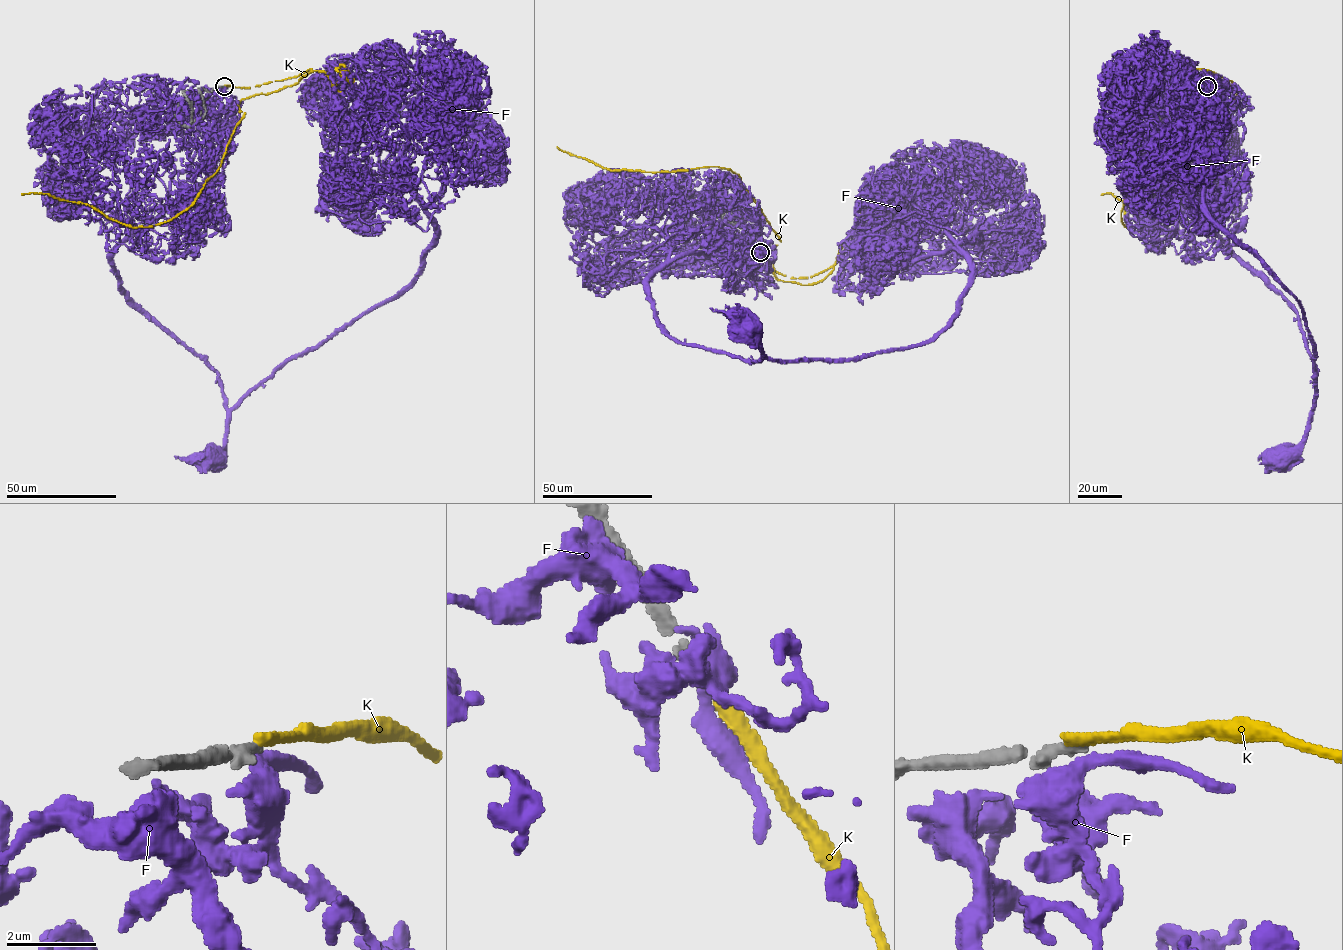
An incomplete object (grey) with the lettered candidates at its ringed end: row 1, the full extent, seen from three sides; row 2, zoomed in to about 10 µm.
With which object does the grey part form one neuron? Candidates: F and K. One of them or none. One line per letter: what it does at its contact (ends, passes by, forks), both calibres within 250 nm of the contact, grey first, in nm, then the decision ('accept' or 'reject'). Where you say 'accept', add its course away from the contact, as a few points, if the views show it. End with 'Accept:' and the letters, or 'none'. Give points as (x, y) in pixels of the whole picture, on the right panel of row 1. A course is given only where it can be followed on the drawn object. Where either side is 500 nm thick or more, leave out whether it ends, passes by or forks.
F: it passes by; calibres 320 and 400 nm; reject
K: it ends; calibres 320 and 320 nm; reject
Accept: none

